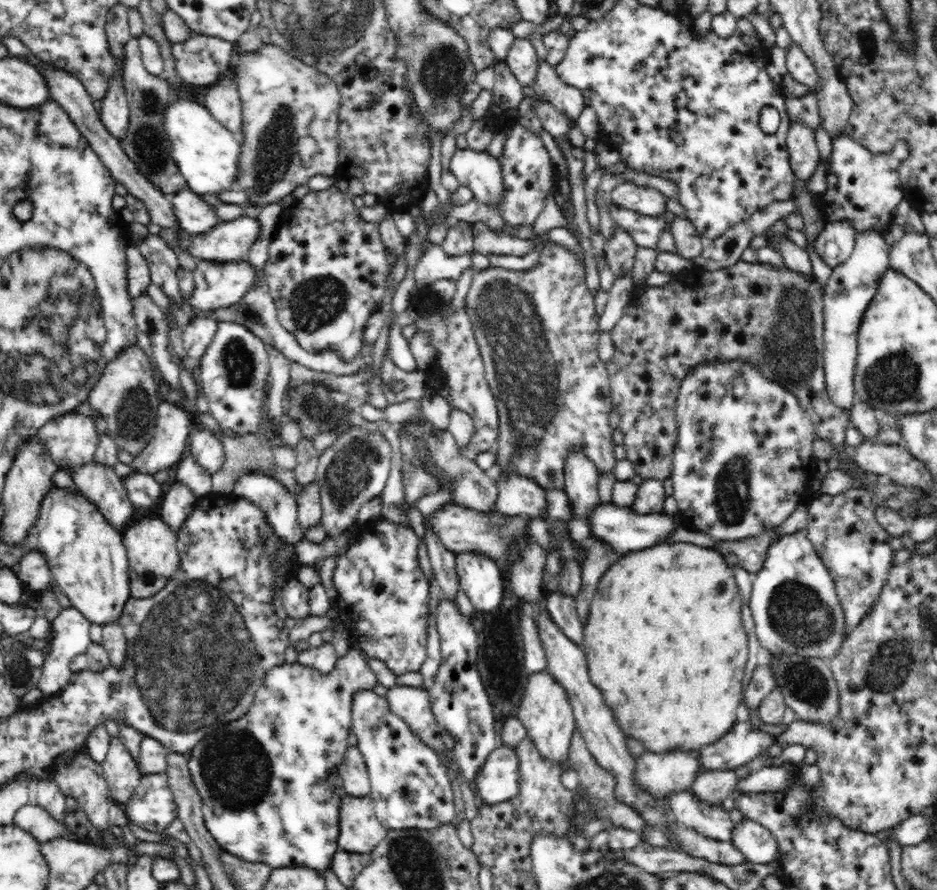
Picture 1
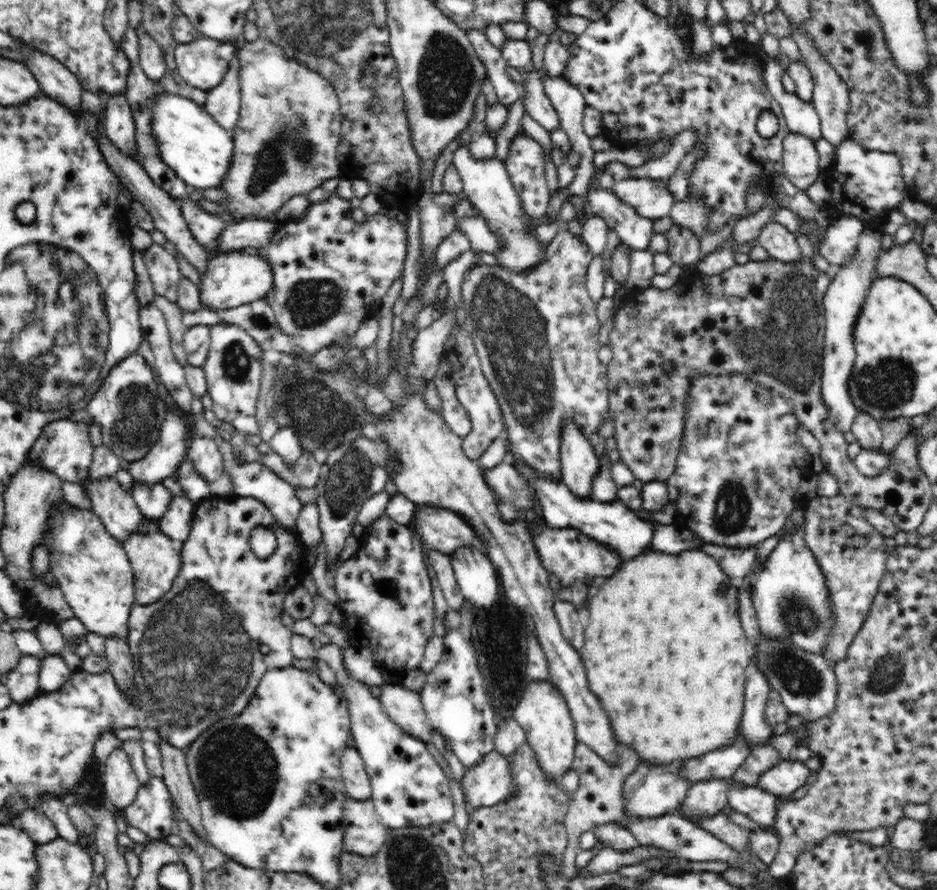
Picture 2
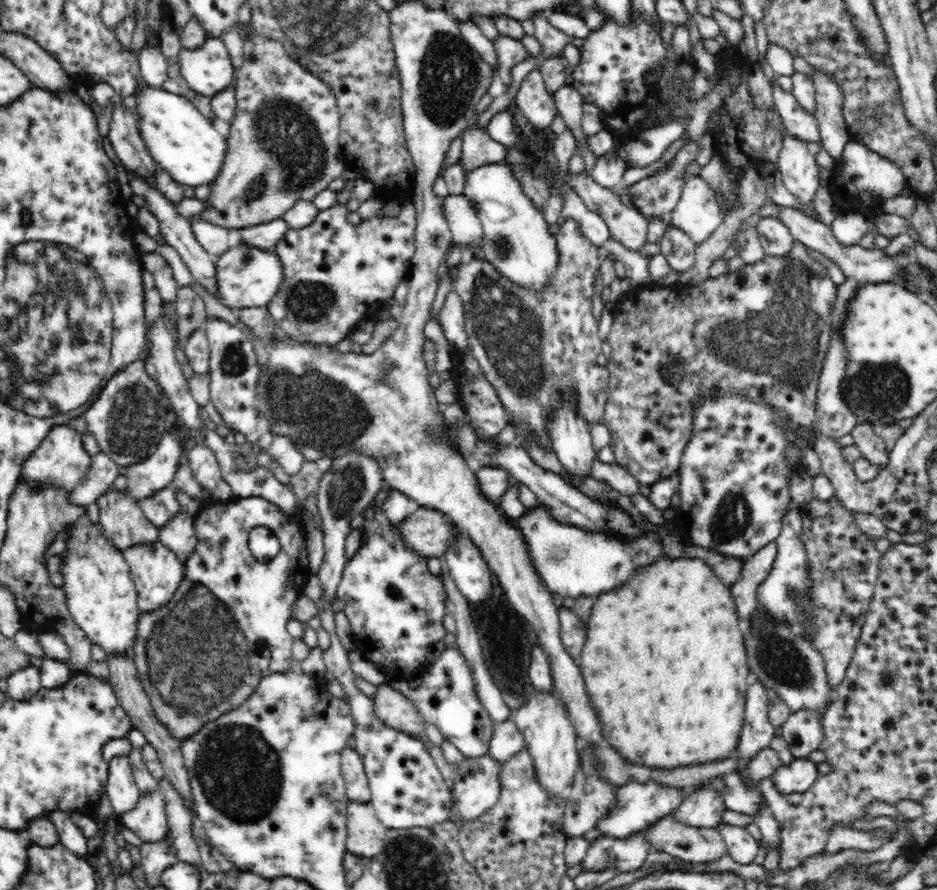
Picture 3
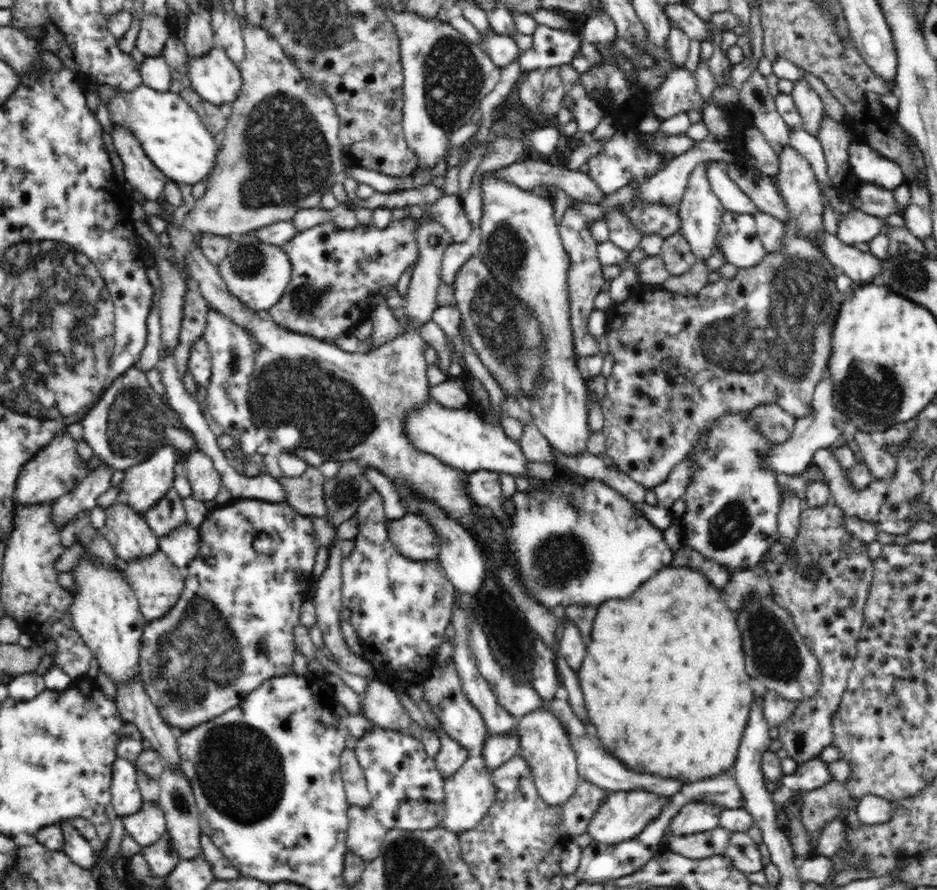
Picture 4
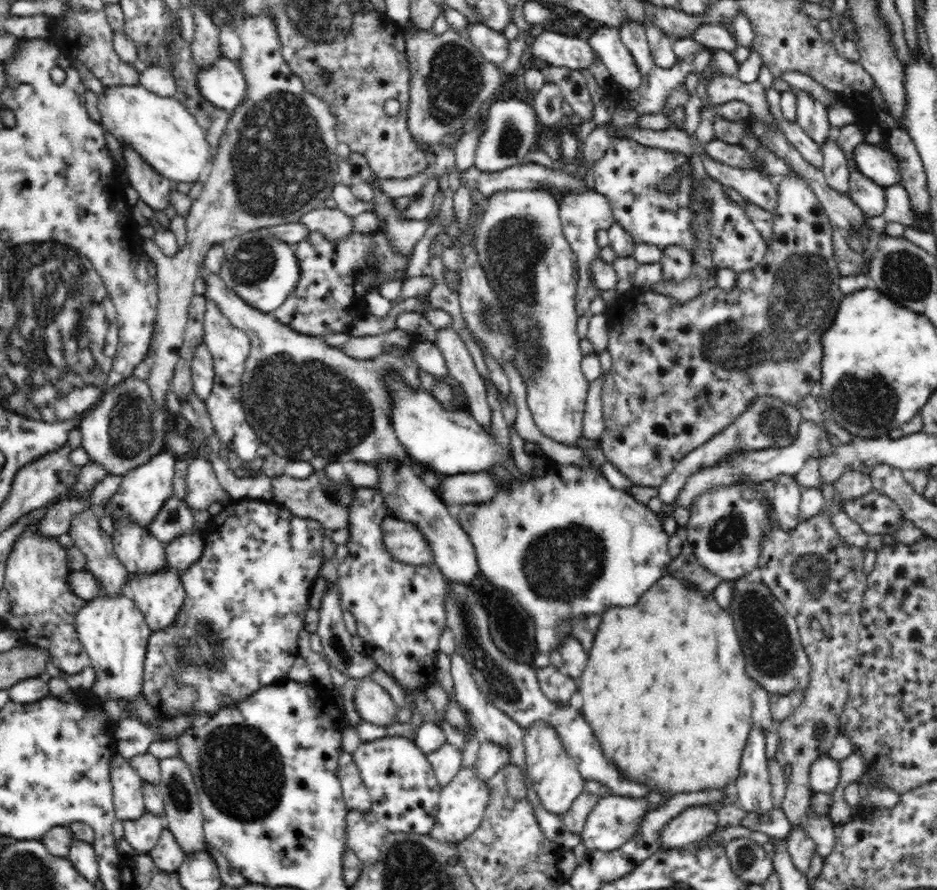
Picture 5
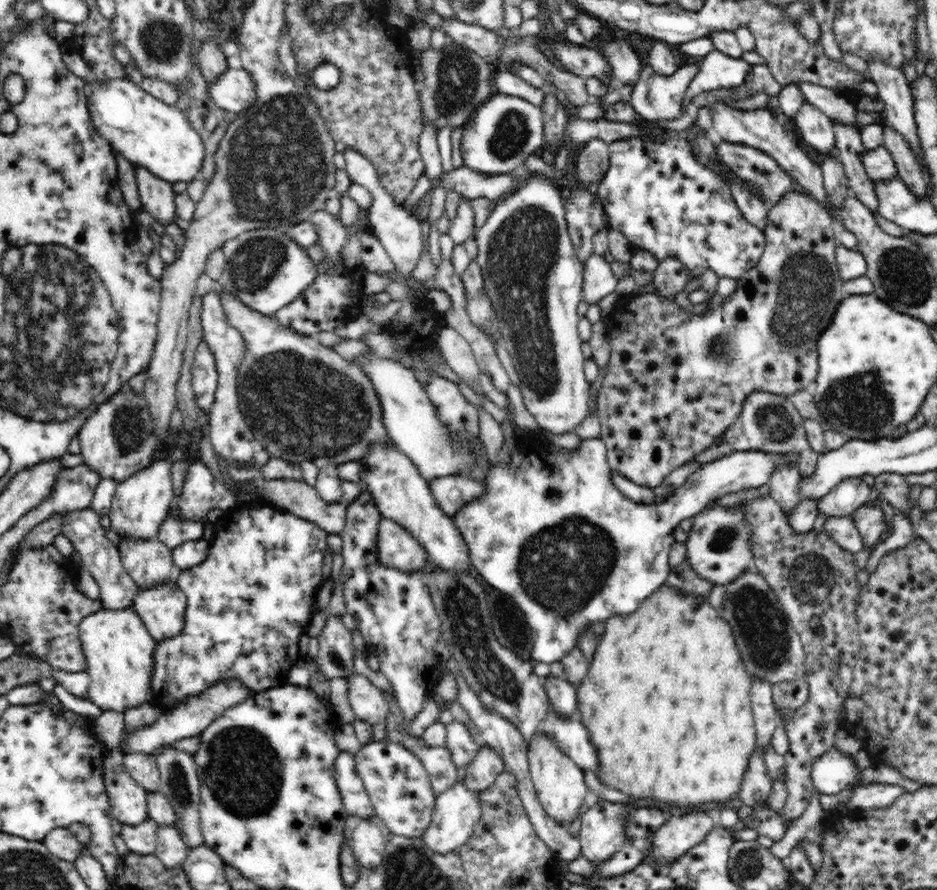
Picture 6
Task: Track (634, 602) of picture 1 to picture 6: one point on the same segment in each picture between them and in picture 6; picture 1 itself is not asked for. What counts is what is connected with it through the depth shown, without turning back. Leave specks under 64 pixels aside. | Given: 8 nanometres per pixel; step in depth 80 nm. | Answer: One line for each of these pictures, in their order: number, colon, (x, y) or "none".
2: (664, 652)
3: (665, 667)
4: (664, 682)
5: (665, 690)
6: (684, 736)

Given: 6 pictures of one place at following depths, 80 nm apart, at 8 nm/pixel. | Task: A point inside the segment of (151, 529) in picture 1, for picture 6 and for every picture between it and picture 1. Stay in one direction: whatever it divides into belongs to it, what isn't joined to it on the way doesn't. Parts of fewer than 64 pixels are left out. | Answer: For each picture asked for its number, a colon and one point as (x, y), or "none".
2: (155, 559)
3: (157, 572)
4: (157, 583)
5: (159, 596)
6: (161, 609)

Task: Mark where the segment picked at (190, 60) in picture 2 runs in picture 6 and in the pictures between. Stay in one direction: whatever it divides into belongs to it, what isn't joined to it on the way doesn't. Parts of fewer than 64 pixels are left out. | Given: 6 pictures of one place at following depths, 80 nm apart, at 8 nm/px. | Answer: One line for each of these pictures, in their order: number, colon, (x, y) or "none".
3: (208, 70)
4: (215, 77)
5: (224, 85)
6: (234, 91)

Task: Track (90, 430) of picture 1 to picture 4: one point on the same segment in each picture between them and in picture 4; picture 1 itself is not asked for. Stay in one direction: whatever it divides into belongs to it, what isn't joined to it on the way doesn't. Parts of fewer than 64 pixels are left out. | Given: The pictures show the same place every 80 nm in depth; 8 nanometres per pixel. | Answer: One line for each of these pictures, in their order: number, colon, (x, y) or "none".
2: (64, 448)
3: (61, 460)
4: (57, 469)

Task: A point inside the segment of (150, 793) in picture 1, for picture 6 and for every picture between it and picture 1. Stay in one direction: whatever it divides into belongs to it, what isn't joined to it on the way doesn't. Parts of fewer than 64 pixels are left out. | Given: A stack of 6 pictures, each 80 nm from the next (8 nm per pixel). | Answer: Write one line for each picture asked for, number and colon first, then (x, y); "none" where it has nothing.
2: (151, 812)
3: (148, 820)
4: (147, 826)
5: (142, 834)
6: (142, 839)

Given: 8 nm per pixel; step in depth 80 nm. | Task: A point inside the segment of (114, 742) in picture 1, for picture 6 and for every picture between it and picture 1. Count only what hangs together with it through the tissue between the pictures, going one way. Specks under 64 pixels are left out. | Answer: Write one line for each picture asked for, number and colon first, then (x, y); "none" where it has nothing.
2: (121, 786)
3: (121, 788)
4: (125, 797)
5: (129, 804)
6: (128, 800)

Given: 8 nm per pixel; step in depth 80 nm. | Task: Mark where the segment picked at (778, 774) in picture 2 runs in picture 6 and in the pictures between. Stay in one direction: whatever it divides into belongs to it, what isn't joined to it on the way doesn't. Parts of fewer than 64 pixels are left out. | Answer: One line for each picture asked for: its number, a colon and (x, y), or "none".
3: (798, 777)
4: (811, 775)
5: (825, 773)
6: (832, 772)

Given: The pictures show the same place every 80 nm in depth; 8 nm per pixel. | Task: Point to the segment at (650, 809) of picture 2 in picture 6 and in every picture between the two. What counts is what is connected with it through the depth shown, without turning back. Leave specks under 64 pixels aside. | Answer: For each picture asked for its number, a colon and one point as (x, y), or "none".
3: (638, 805)
4: (624, 815)
5: (615, 819)
6: (602, 834)

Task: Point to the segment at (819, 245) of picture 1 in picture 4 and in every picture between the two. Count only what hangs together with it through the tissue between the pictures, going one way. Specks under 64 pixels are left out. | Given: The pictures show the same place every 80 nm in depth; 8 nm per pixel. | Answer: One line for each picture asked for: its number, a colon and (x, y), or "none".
2: (842, 235)
3: (849, 228)
4: (855, 227)

